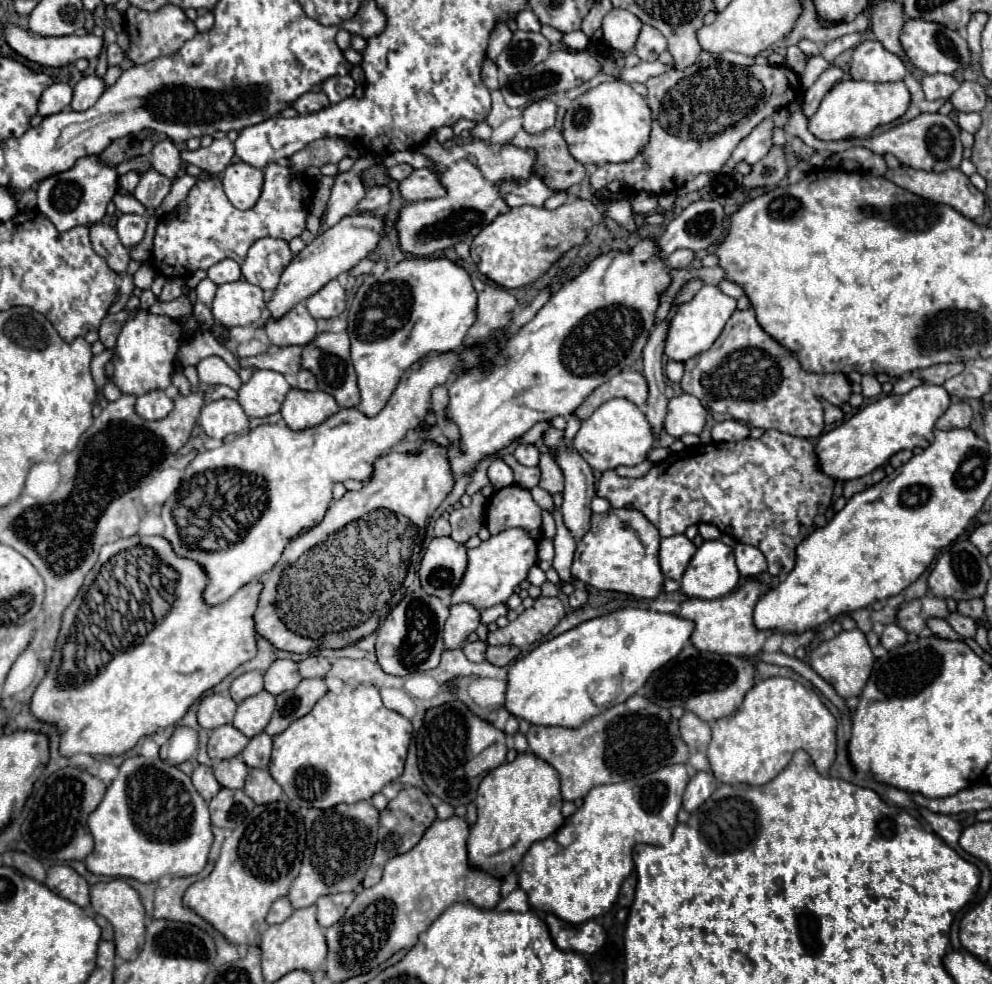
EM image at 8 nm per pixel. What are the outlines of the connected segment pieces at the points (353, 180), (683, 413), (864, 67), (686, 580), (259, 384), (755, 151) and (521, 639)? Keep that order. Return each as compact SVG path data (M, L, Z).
M361 156L355 160L353 168L349 172L341 172L335 178L335 184L331 188L331 196L327 200L327 214L325 214L325 224L335 226L341 218L351 216L359 204L359 200L365 196L365 186L361 184L359 174L369 168L375 162L373 156Z
M681 394L669 400L665 432L673 438L681 438L683 434L701 434L705 426L707 410L701 402L691 394Z
M877 40L861 42L853 52L853 62L851 62L853 80L899 82L905 78L905 74L907 68L901 62L901 58L887 52Z
M709 540L703 542L691 558L681 578L681 590L691 598L715 600L731 594L737 582L739 570L735 566L733 548L721 540Z
M257 370L249 382L239 388L237 400L249 418L265 418L281 410L289 390L291 386L283 374L273 370Z
M779 110L777 114L765 118L763 122L759 122L751 134L747 138L743 138L739 142L739 146L733 150L733 160L735 162L747 162L747 164L755 164L759 162L773 146L771 138L773 138L773 130L783 128L789 120L789 110Z
M539 596L535 604L527 610L523 610L513 622L509 622L505 628L497 628L495 632L489 632L487 644L511 644L511 646L525 646L543 640L557 622L565 616L563 604L559 598L545 598Z

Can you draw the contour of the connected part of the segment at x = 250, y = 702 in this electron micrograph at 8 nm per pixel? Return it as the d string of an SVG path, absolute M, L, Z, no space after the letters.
M263 690L237 706L233 726L247 738L253 738L265 730L273 710L275 710L275 696Z

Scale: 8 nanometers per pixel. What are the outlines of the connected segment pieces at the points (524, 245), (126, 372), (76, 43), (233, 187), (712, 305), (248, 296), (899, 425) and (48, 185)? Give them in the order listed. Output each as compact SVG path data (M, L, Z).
M575 198L555 210L517 206L497 216L485 226L471 244L471 258L477 270L505 288L519 288L539 280L571 248L579 246L589 230L603 222L603 214L591 200Z
M137 310L135 316L125 322L115 354L113 354L113 382L123 394L141 396L149 390L165 390L171 384L171 374L175 368L175 354L181 346L181 326L169 316L153 316L147 310Z
M7 24L3 28L7 44L29 62L37 62L49 68L63 68L75 64L79 58L95 58L101 52L103 38L95 34L85 36L37 36L17 24Z
M245 162L231 164L223 172L223 188L235 208L249 210L261 196L263 172Z
M705 284L693 296L693 300L689 300L687 304L681 304L681 308L677 308L675 316L671 318L669 330L667 330L667 338L665 338L665 356L669 360L675 360L675 362L685 362L685 360L709 350L711 344L721 334L725 322L735 312L735 306L737 306L735 298L725 296L717 286Z
M245 278L229 284L221 284L211 304L213 318L225 326L247 326L261 320L265 300L263 290L255 284L245 282Z
M921 384L903 396L891 394L867 404L853 418L819 438L815 454L819 458L821 472L841 482L855 480L883 466L899 450L913 450L917 446L927 448L933 442L935 422L941 414L945 414L949 404L951 400L947 390L935 384Z
M97 156L79 158L77 166L73 166L73 170L47 178L45 182L41 182L37 186L37 208L61 232L67 232L75 226L91 226L91 224L103 220L103 216L107 212L107 204L111 202L113 194L117 192L117 180L119 180L119 176L117 176L115 168L101 164Z

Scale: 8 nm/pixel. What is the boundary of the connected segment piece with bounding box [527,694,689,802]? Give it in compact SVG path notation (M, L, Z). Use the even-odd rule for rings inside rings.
M631 696L599 716L585 722L581 728L545 728L531 726L527 732L529 750L551 764L561 778L563 800L585 798L593 786L607 782L625 782L641 778L669 764L683 764L689 758L689 748L681 740L679 724L667 708L649 702L643 696ZM609 756L609 772L607 772Z

